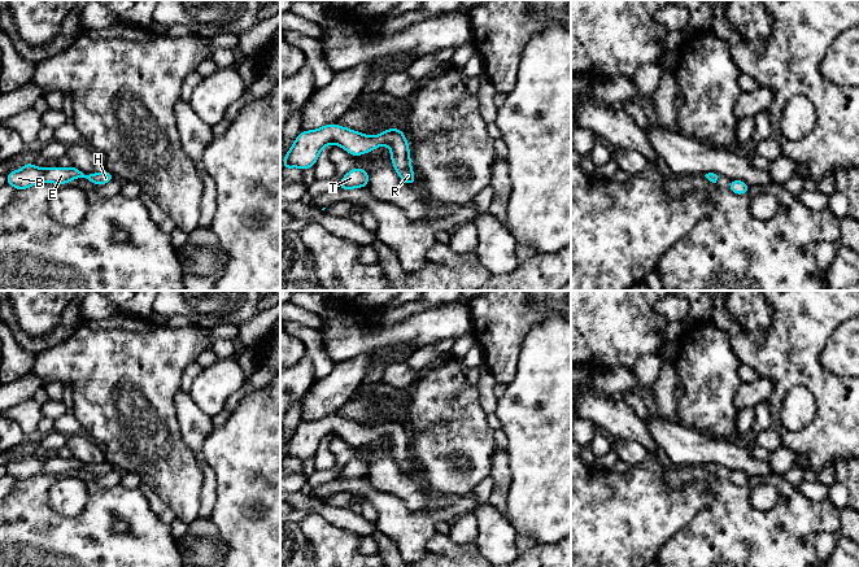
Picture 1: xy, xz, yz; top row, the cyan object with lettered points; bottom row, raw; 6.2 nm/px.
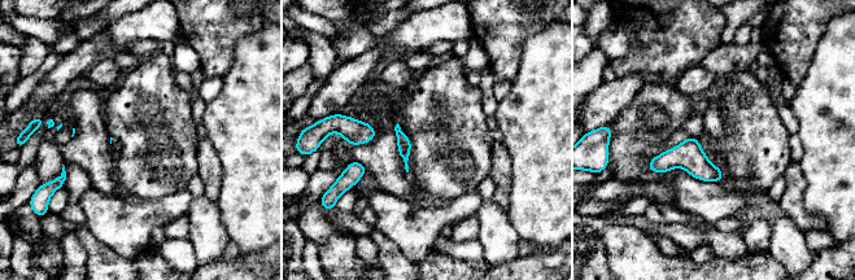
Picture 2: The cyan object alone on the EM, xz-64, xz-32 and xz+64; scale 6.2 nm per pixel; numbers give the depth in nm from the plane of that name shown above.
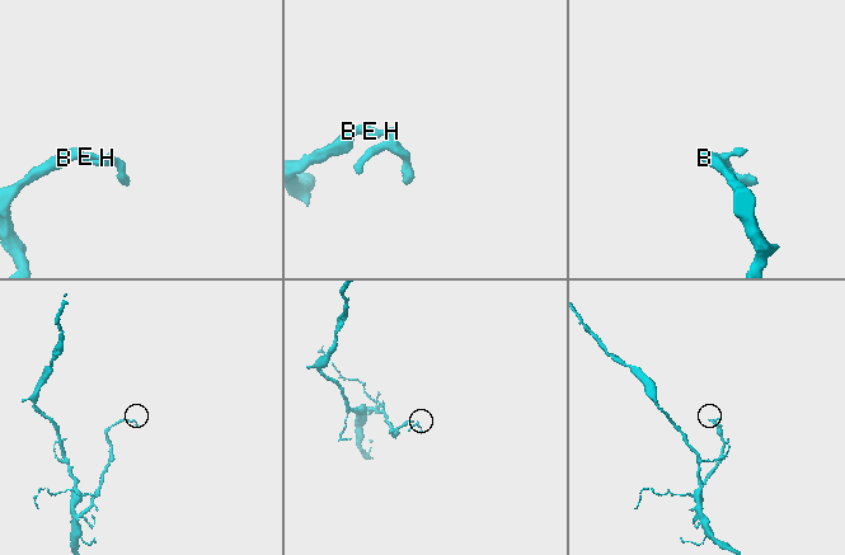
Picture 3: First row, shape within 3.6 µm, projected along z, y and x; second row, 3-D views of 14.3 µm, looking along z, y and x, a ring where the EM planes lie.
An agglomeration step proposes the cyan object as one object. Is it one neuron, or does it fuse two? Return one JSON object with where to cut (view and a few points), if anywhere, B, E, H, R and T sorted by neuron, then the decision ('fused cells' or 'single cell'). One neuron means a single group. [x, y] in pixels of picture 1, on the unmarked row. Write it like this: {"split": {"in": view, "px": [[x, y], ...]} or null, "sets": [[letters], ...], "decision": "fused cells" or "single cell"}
{"split": null, "sets": [["B", "E", "H", "R", "T"]], "decision": "single cell"}

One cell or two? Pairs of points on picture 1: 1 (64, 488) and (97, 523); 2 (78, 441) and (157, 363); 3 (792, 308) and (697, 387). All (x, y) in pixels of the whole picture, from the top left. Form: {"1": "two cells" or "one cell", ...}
{"1": "two cells", "2": "two cells", "3": "two cells"}

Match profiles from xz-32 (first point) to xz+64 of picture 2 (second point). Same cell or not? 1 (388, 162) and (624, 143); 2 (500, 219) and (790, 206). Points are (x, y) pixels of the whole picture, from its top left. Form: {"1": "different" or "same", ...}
{"1": "different", "2": "different"}

